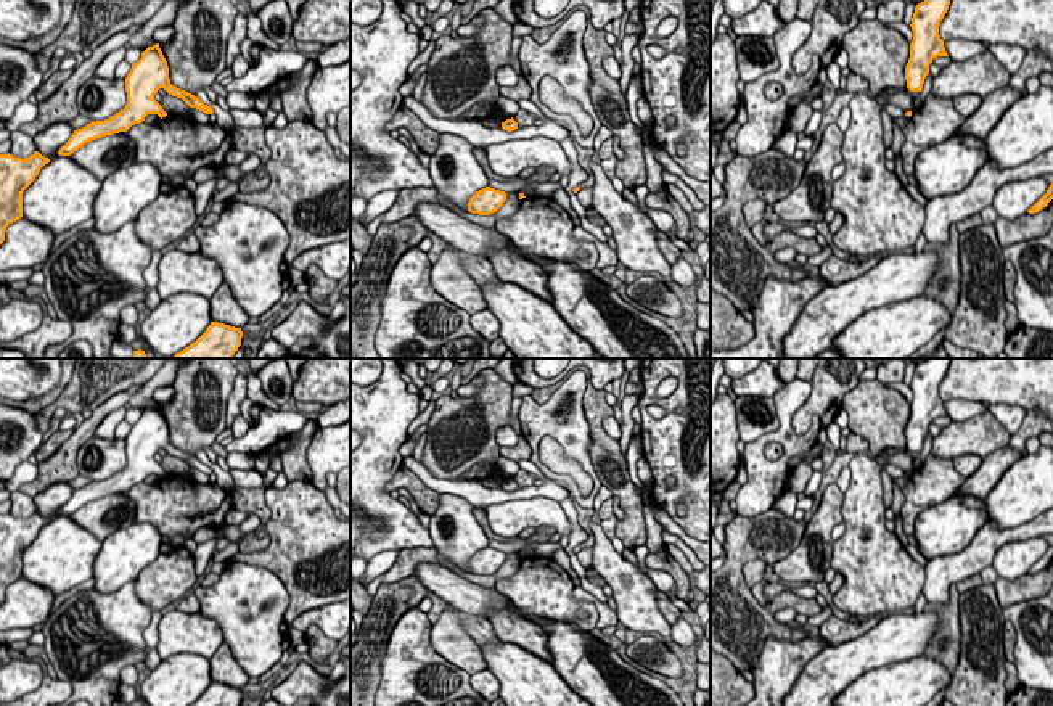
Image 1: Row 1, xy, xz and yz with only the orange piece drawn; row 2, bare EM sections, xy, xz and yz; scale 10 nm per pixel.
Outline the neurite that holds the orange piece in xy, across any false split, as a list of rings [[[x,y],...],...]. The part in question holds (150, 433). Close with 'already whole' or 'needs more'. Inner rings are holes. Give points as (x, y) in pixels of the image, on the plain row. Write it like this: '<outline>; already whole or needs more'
[[[156,404],[141,413],[141,418],[132,425],[125,437],[125,468],[109,479],[92,481],[85,487],[74,491],[71,499],[59,508],[58,515],[71,516],[92,500],[127,492],[132,486],[143,482],[148,474],[158,474],[161,479],[166,478],[167,473],[154,460],[159,449],[164,449],[172,457],[182,458],[190,468],[196,468],[206,474],[214,473],[214,470],[204,465],[198,457],[170,444],[167,421],[159,404]]]; already whole

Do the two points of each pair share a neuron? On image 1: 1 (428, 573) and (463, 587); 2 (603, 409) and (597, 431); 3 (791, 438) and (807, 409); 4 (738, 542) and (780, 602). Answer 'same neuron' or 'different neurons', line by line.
1: same neuron
2: same neuron
3: different neurons
4: same neuron

